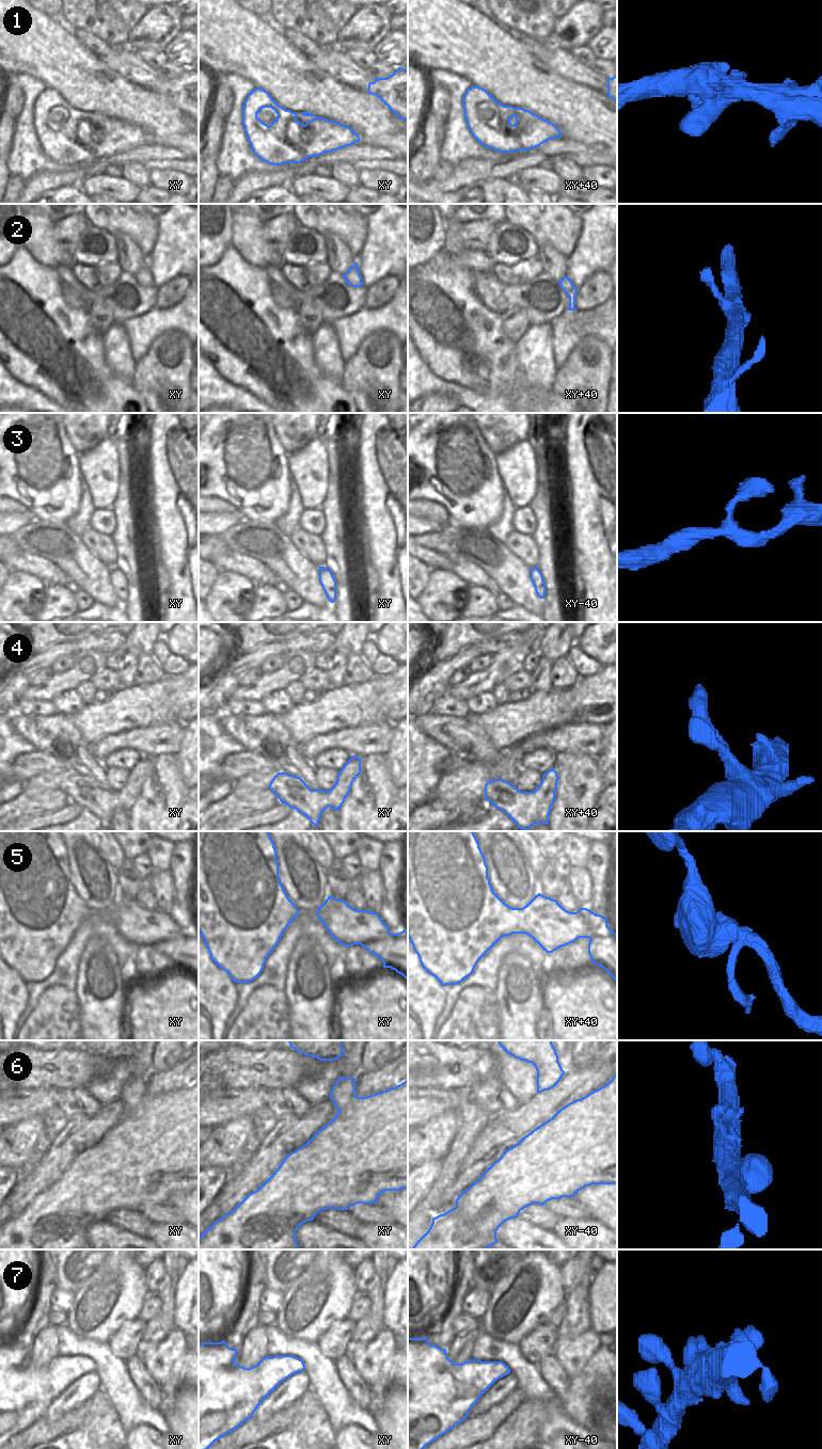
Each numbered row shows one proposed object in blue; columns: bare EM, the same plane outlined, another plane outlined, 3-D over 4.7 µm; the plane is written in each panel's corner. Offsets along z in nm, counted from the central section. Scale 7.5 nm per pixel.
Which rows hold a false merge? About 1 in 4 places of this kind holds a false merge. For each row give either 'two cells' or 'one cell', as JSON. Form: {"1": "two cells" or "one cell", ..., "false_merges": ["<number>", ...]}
{"1": "one cell", "2": "one cell", "3": "one cell", "4": "one cell", "5": "one cell", "6": "one cell", "7": "one cell", "false_merges": []}

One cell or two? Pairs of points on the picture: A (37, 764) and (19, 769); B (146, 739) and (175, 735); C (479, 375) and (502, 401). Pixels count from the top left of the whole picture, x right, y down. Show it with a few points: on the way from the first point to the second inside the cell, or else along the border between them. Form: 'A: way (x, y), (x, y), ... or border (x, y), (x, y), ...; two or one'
A: way (33, 764), (24, 767); one
B: way (154, 739), (168, 737); one
C: border (516, 379), (509, 393), (476, 393), (471, 388); two

